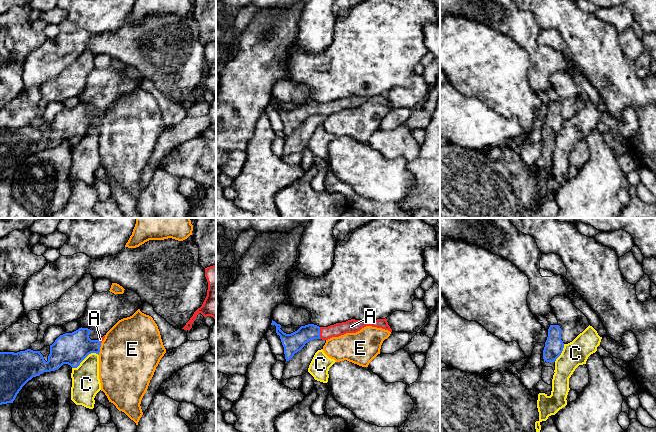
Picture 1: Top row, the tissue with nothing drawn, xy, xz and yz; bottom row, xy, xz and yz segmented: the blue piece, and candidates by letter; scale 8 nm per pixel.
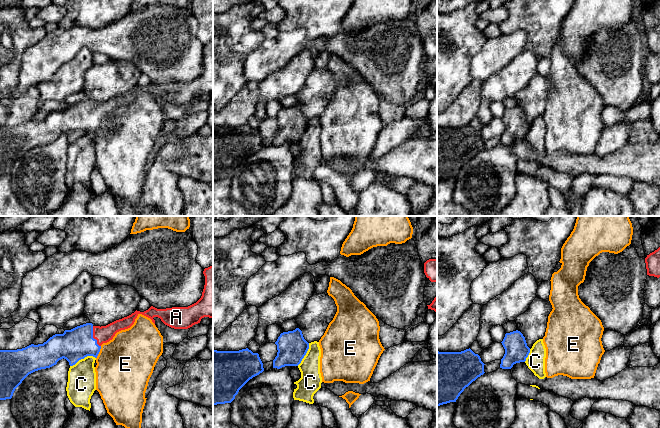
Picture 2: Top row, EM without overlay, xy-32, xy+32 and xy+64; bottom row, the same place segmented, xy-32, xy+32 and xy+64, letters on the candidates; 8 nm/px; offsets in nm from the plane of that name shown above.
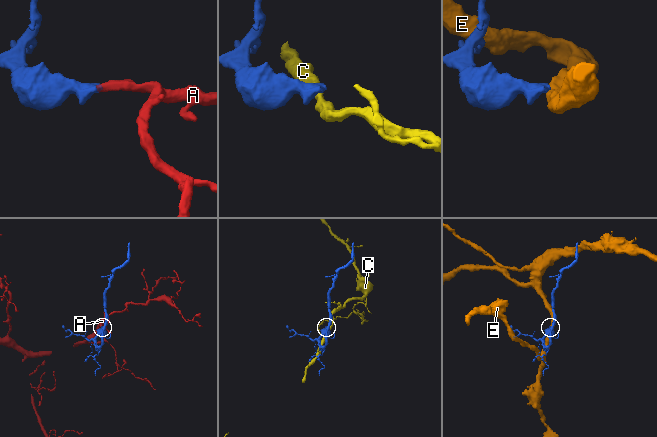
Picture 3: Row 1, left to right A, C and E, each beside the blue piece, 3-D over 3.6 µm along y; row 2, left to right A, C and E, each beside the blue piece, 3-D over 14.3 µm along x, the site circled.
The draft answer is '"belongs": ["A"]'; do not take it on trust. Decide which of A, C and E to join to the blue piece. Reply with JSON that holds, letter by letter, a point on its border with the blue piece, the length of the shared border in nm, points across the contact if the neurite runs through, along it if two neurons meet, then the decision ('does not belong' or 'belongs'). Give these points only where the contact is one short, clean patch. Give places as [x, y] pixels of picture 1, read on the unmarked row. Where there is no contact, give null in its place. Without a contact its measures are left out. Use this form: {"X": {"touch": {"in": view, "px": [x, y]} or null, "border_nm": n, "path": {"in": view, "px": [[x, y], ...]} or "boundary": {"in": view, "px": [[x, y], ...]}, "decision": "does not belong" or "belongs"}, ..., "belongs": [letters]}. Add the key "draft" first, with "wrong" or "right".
{"draft": "right", "A": {"touch": {"in": "xz", "px": [319, 109]}, "border_nm": 100, "path": {"in": "xz", "px": [[294, 118], [306, 109], [319, 109], [338, 105]]}, "decision": "belongs"}, "C": {"touch": {"in": "xy", "px": [85, 133]}, "border_nm": 240, "boundary": {"in": "xy", "px": [[98, 130], [89, 130], [76, 143], [72, 144]]}, "decision": "does not belong"}, "E": {"touch": {"in": "xy", "px": [99, 125]}, "border_nm": 100, "boundary": {"in": "xy", "px": [[101, 119], [98, 130]]}, "decision": "does not belong"}, "belongs": ["A"]}

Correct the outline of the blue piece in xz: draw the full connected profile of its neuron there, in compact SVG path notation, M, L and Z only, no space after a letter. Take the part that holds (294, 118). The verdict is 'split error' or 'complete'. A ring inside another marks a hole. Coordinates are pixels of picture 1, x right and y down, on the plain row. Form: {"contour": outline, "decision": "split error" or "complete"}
{"contour": "M351 95L346 98L336 99L328 103L319 103L314 100L301 102L297 107L286 110L280 104L281 101L272 96L271 101L276 102L276 109L280 112L284 123L286 137L289 137L295 129L300 127L306 119L314 115L328 116L346 109L356 109L366 102L382 104L392 108L387 95L377 95L372 98Z", "decision": "split error"}

